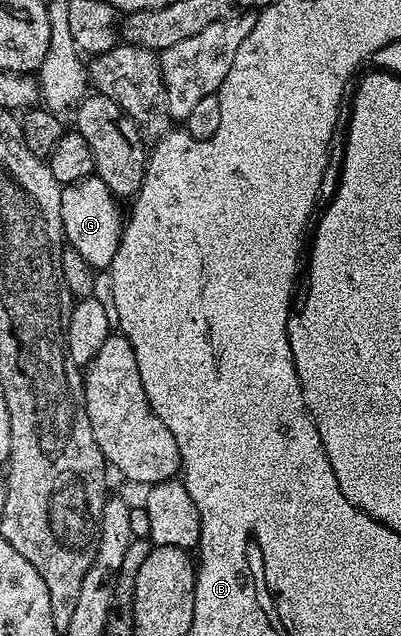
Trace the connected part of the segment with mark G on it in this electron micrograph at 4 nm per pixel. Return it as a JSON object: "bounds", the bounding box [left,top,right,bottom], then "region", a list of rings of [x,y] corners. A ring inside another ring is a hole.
{"bounds":[61,185,123,268],"region":[[[69,185],[61,193],[61,230],[63,239],[74,247],[93,268],[108,268],[113,262],[115,253],[121,247],[123,230],[123,207],[113,196],[111,189],[103,185]],[[121,207],[122,211],[121,211]]]}

